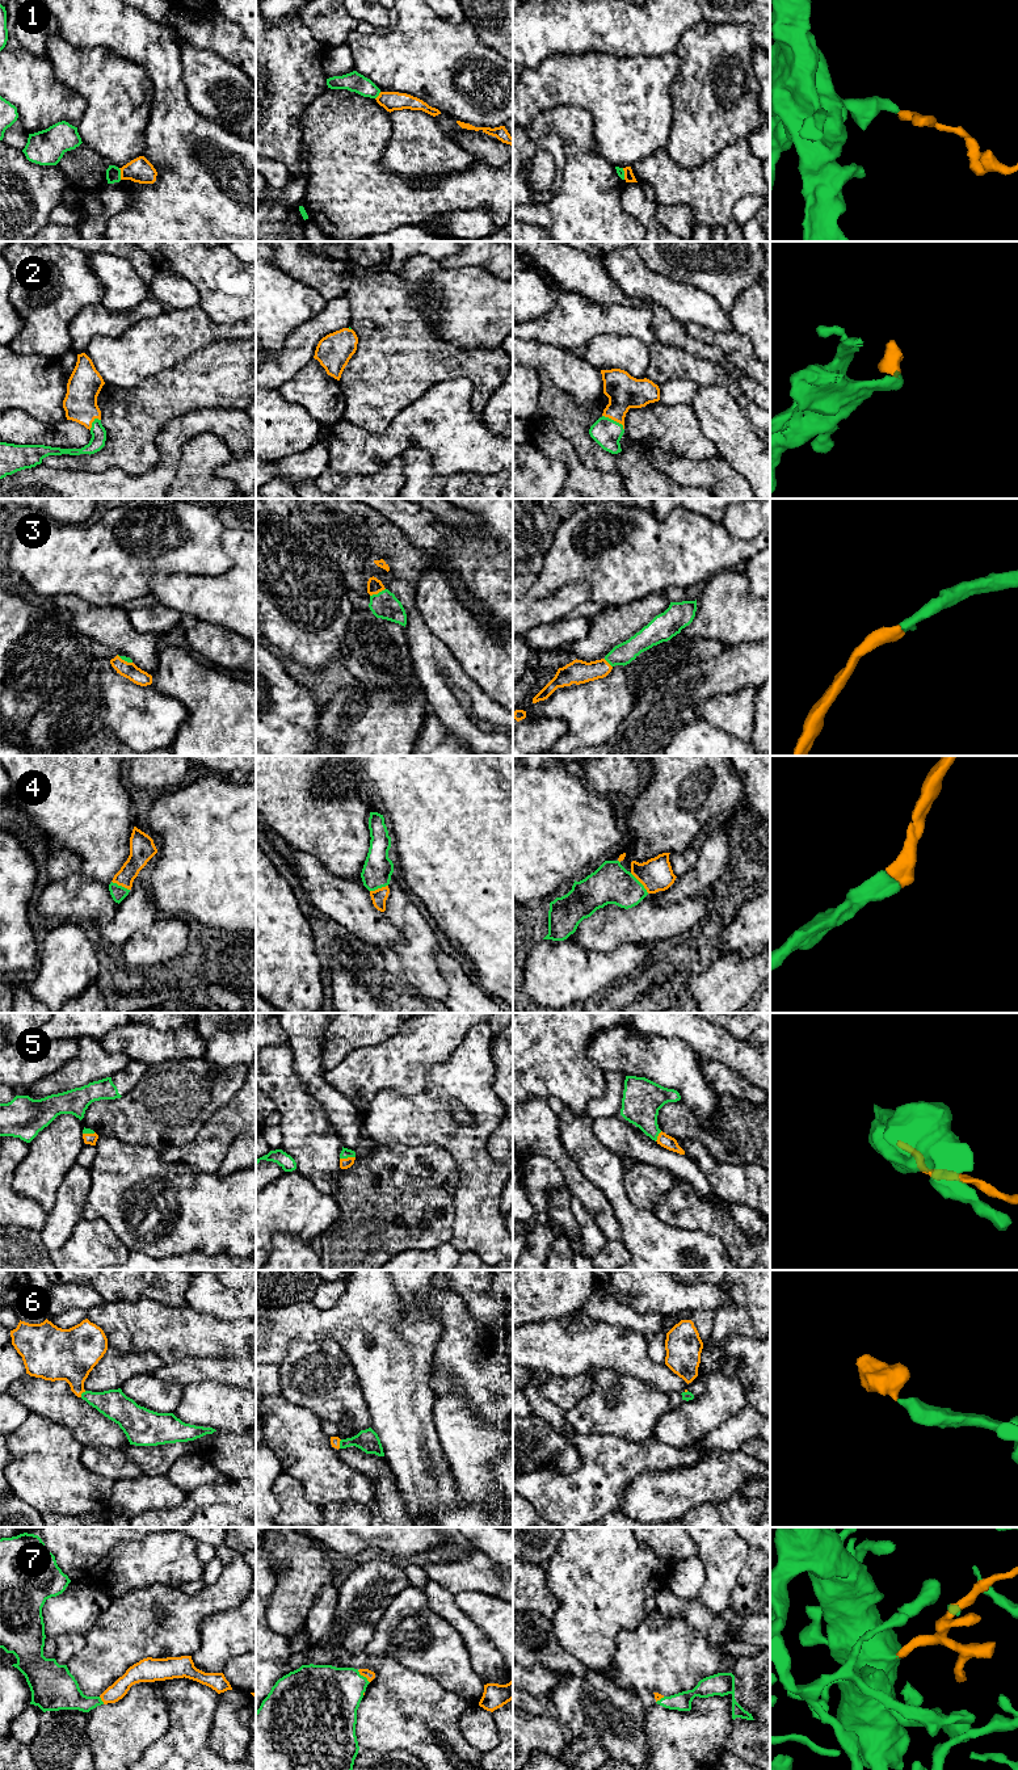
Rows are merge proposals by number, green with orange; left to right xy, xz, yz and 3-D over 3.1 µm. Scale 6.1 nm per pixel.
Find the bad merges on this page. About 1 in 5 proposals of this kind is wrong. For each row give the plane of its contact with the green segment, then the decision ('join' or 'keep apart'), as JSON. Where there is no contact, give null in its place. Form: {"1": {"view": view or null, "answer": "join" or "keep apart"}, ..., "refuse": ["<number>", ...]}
{"1": {"view": "xy", "answer": "keep apart"}, "2": {"view": "yz", "answer": "join"}, "3": {"view": "xz", "answer": "join"}, "4": {"view": "yz", "answer": "join"}, "5": {"view": "xz", "answer": "join"}, "6": {"view": "xy", "answer": "join"}, "7": {"view": "xz", "answer": "join"}, "refuse": ["1"]}

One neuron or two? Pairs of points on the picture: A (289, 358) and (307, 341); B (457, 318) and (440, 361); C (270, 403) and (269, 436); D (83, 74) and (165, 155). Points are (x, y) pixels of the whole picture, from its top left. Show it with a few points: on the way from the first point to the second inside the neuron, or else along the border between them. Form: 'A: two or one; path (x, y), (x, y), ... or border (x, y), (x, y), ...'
A: one; path (293, 354), (303, 344)
B: two; border (427, 318), (434, 332), (445, 340), (476, 348)
C: one; path (270, 411), (273, 423), (269, 428)
D: two; border (151, 104), (144, 131), (144, 152), (142, 155)

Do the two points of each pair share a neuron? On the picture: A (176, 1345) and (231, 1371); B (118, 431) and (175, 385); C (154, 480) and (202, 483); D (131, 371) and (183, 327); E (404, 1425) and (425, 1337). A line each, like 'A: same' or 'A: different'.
A: different
B: same
C: different
D: same
E: same

